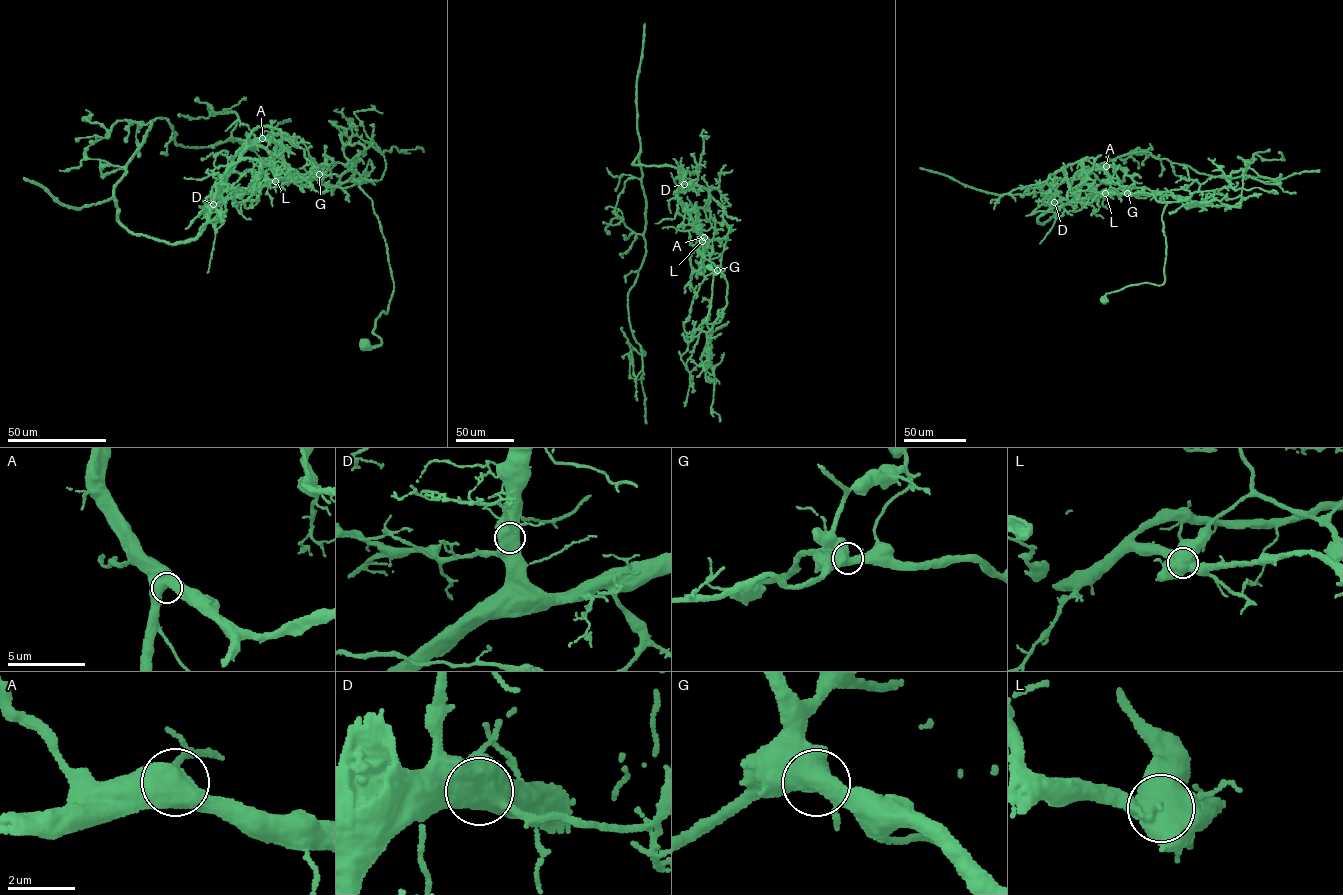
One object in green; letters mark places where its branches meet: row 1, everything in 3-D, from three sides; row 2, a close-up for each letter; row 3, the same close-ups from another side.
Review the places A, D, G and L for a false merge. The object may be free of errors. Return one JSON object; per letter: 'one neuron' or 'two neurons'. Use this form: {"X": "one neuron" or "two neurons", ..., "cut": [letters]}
{"A": "one neuron", "D": "one neuron", "G": "one neuron", "L": "two neurons", "cut": ["L"]}

